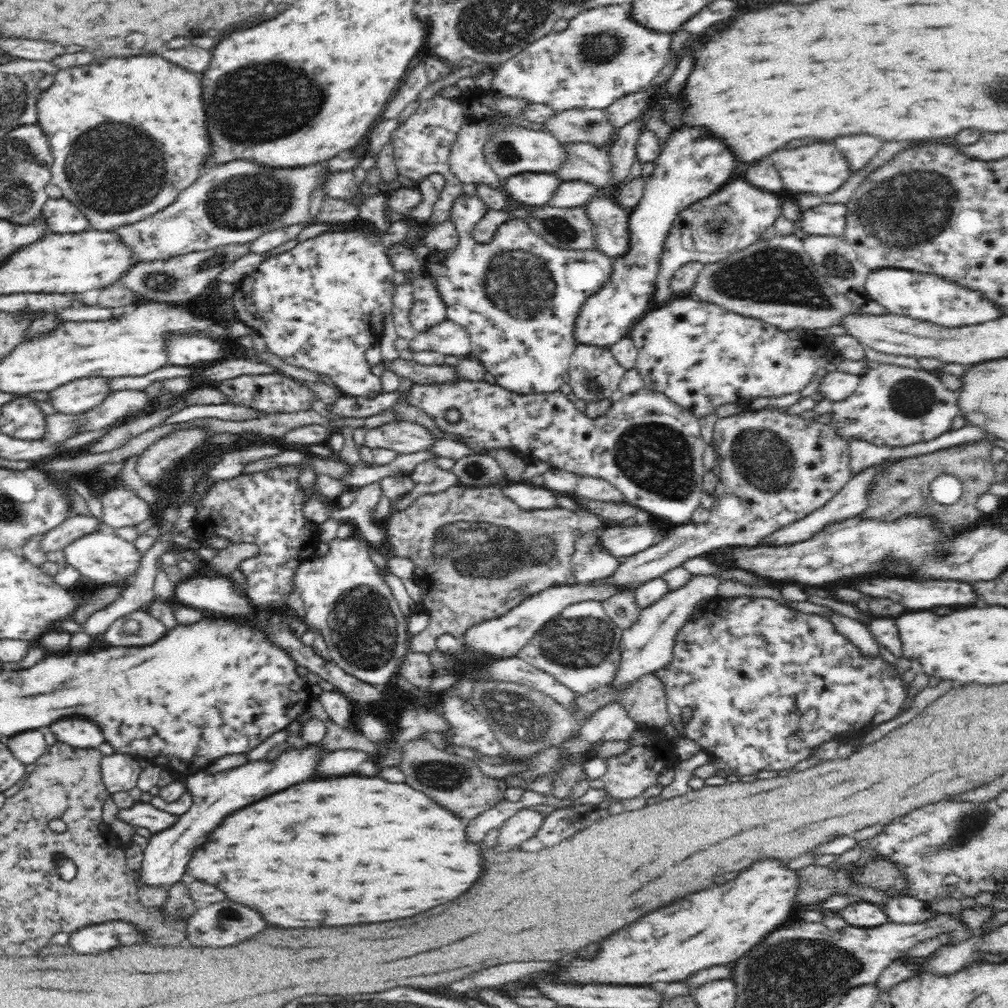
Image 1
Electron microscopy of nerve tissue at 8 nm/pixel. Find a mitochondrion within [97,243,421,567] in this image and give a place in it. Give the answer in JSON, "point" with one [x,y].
{"point":[166,280]}

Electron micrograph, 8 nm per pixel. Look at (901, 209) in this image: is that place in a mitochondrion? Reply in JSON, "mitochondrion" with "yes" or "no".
{"mitochondrion":"yes"}

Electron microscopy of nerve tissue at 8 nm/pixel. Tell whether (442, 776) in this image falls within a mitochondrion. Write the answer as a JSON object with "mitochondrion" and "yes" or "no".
{"mitochondrion":"yes"}

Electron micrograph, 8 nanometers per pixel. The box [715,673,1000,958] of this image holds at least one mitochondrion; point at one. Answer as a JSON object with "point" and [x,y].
{"point":[968,826]}

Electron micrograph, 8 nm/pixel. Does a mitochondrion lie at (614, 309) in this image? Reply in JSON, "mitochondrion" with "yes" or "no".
{"mitochondrion":"no"}

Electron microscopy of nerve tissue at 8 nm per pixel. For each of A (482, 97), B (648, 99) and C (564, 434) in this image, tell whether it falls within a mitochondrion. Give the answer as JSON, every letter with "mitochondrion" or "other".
{"A":"other","B":"other","C":"other"}

